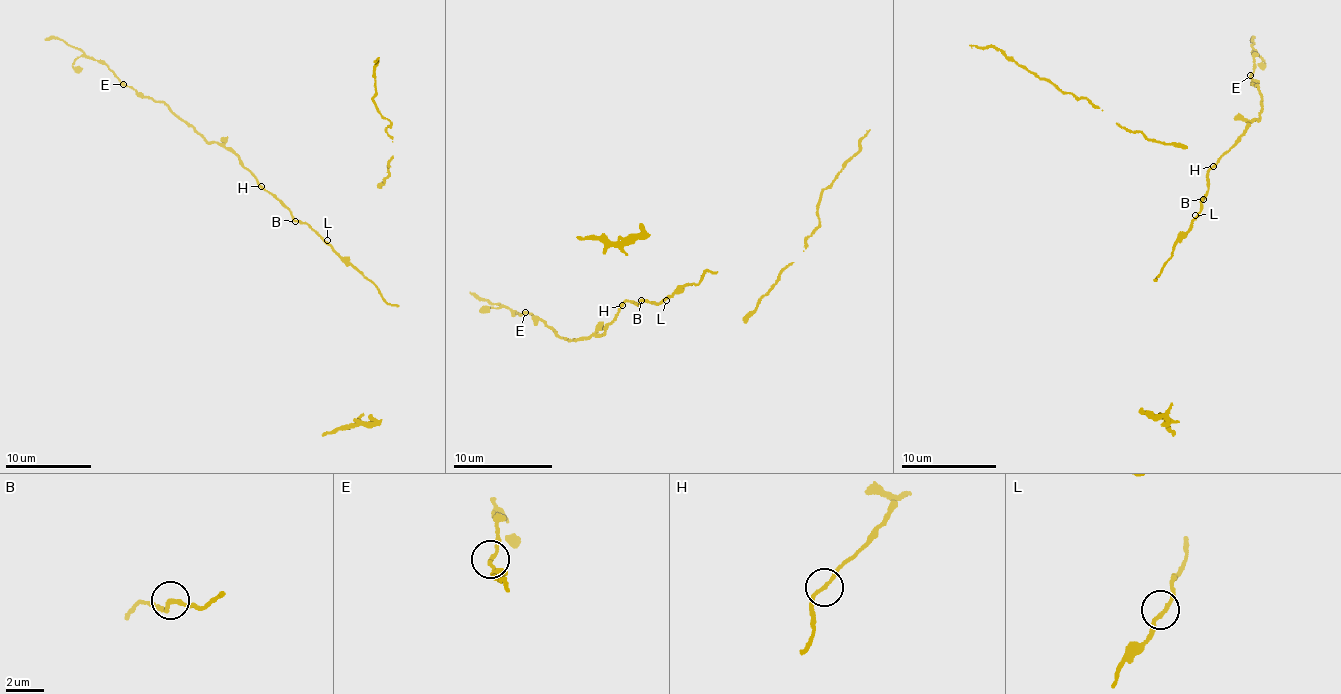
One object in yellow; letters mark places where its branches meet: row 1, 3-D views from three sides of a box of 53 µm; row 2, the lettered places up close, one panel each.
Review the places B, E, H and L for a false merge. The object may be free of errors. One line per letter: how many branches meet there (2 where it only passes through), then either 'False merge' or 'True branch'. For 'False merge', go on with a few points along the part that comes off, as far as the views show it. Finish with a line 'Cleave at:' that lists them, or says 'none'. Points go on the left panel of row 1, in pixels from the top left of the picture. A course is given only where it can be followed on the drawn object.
B: Branches: 2. True branch
E: Branches: 2. True branch
H: Branches: 2. True branch
L: Branches: 2. True branch
Cleave at: none

